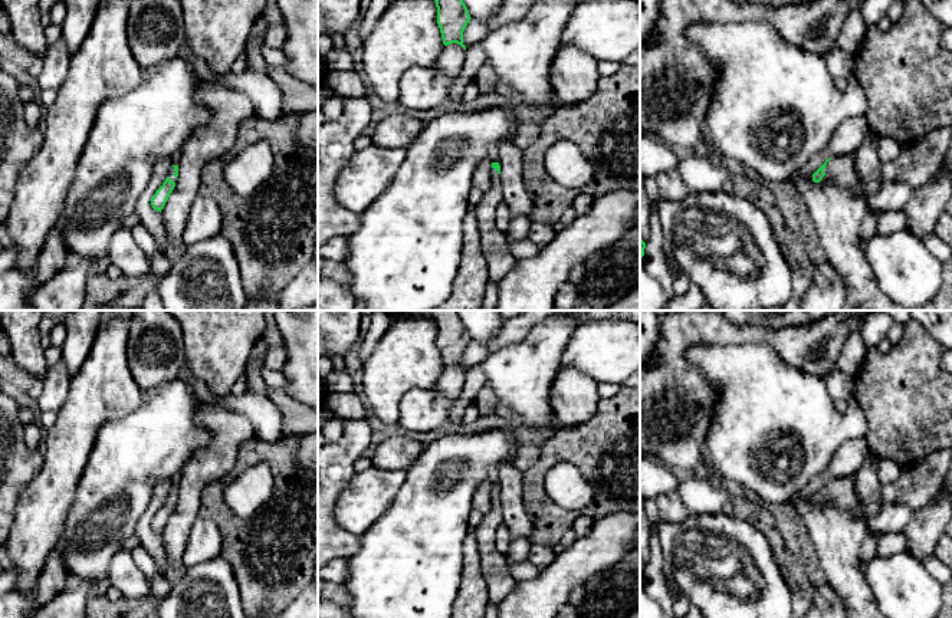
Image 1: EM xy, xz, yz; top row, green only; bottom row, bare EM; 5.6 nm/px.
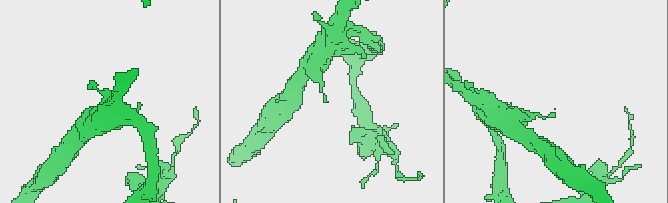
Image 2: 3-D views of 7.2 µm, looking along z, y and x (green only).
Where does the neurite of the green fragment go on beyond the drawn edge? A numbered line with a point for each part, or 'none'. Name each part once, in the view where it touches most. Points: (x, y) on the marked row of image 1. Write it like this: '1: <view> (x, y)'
1: yz (841, 168)

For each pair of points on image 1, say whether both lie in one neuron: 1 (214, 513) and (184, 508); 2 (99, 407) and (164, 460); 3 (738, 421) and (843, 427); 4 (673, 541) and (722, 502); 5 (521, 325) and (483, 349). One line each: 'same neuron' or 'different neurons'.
1: different neurons
2: different neurons
3: same neuron
4: different neurons
5: same neuron

